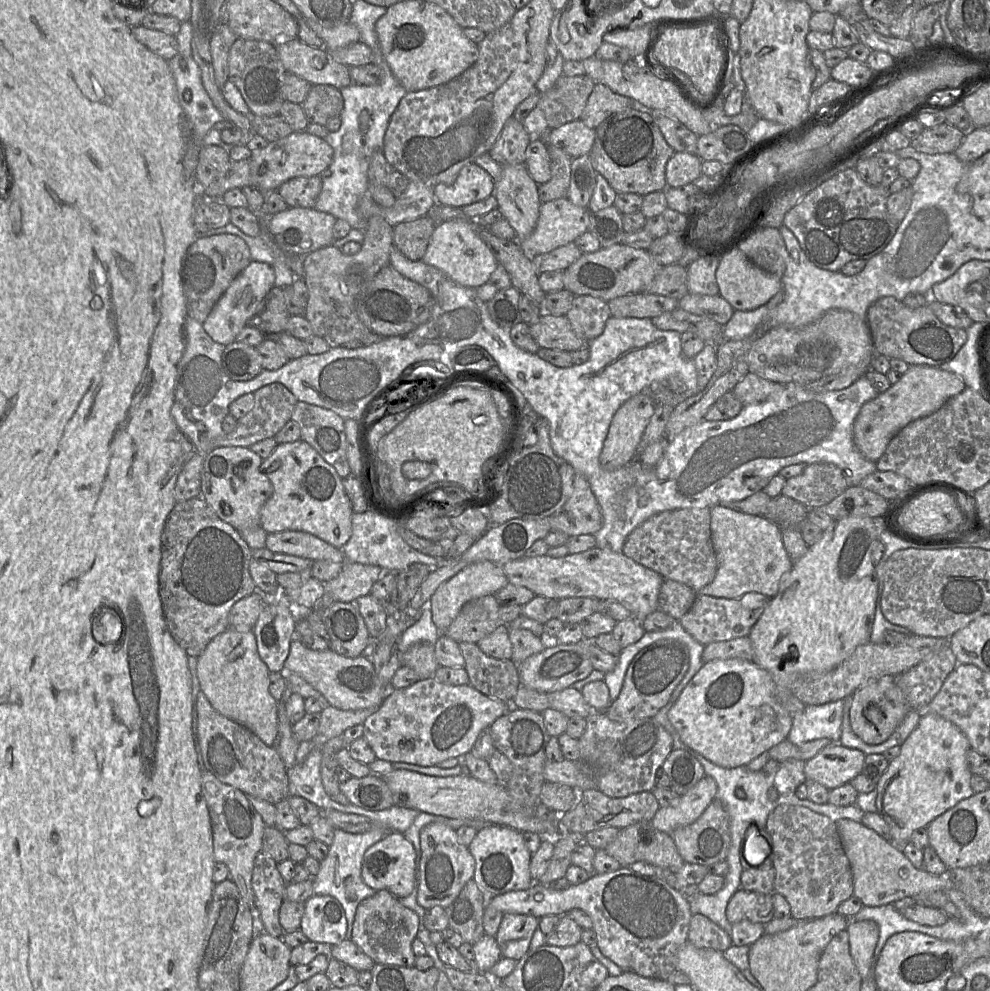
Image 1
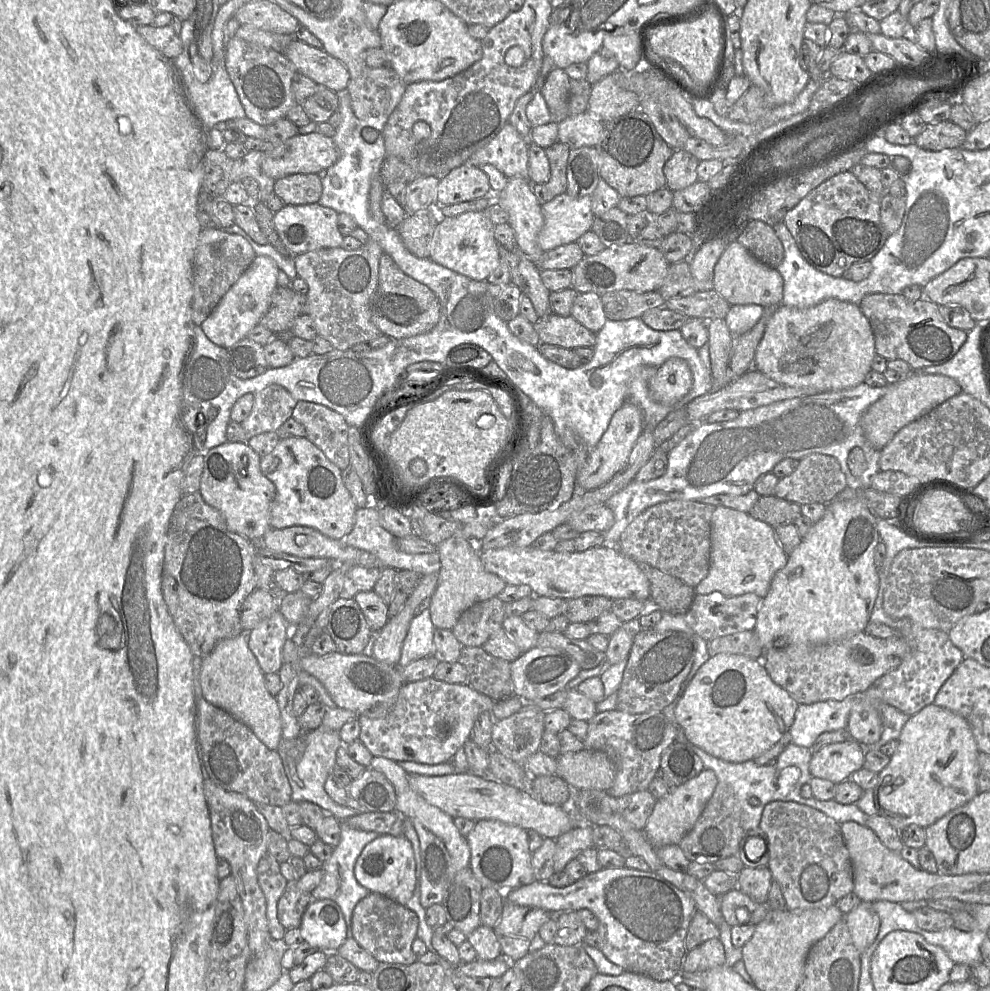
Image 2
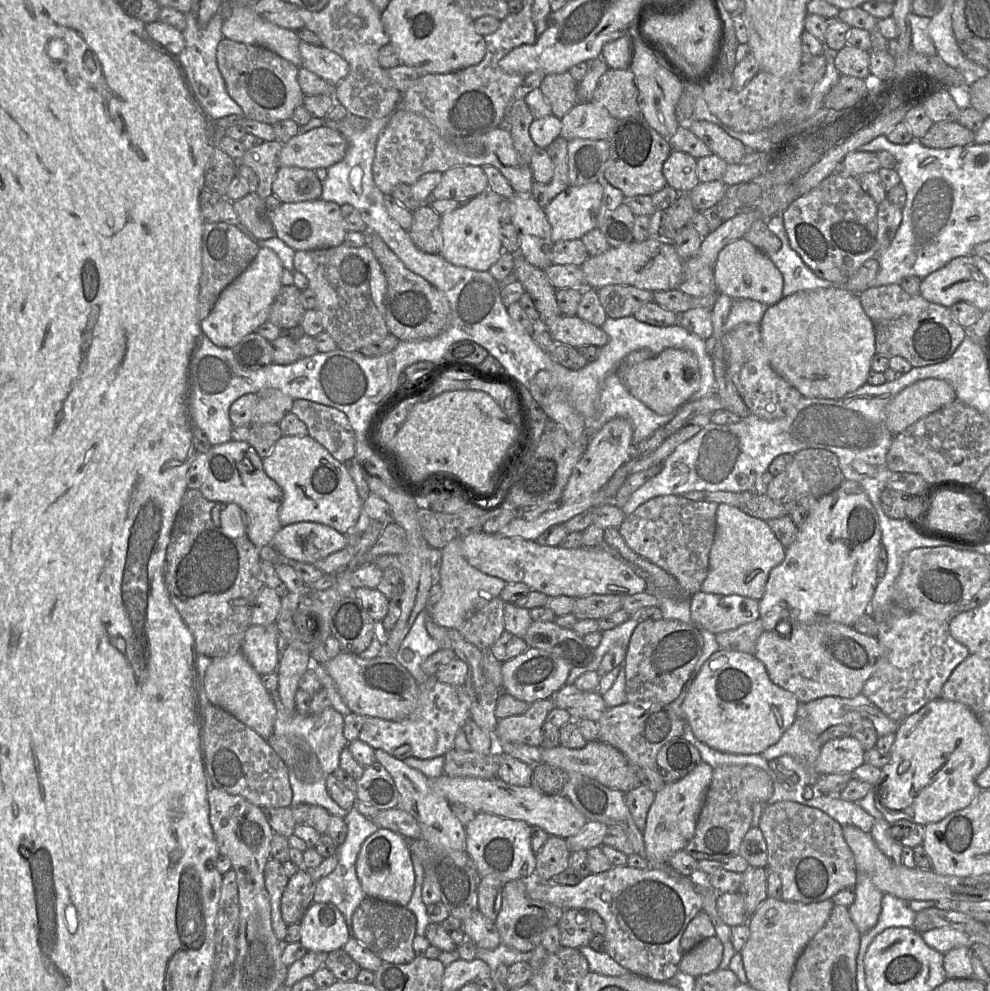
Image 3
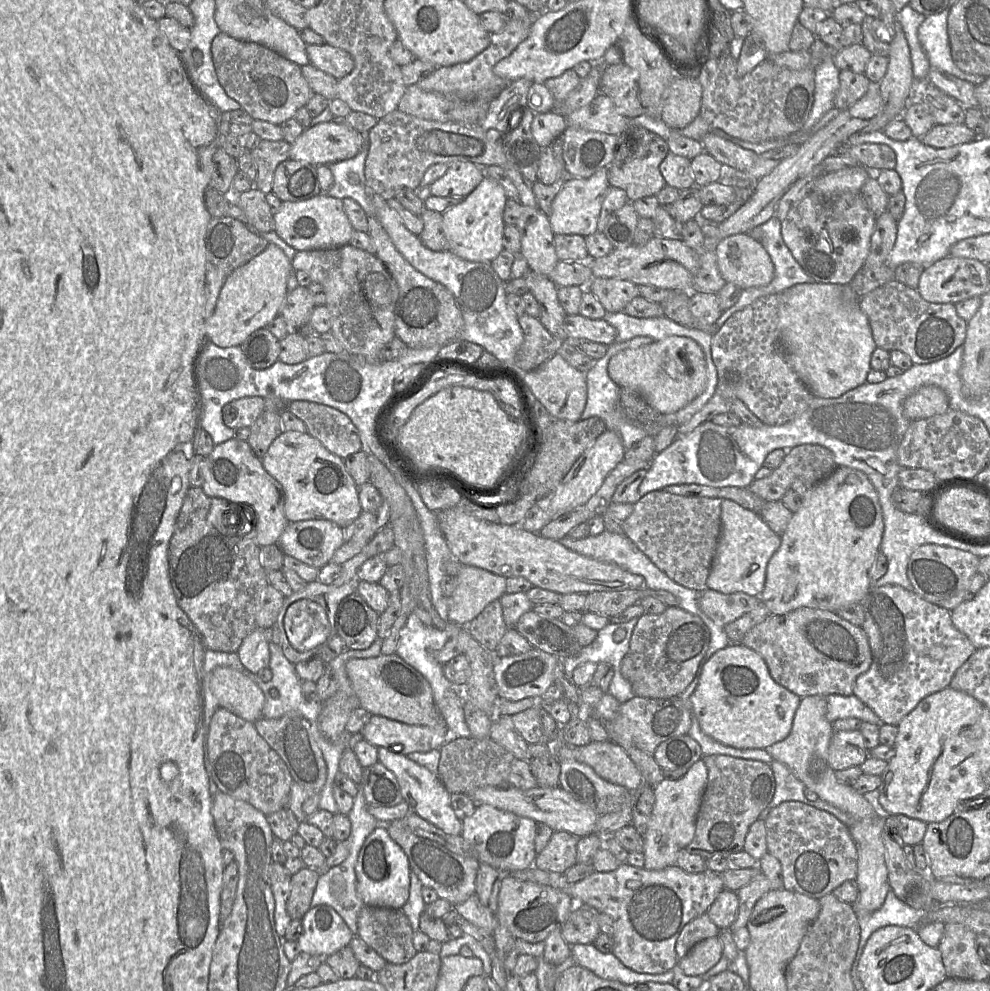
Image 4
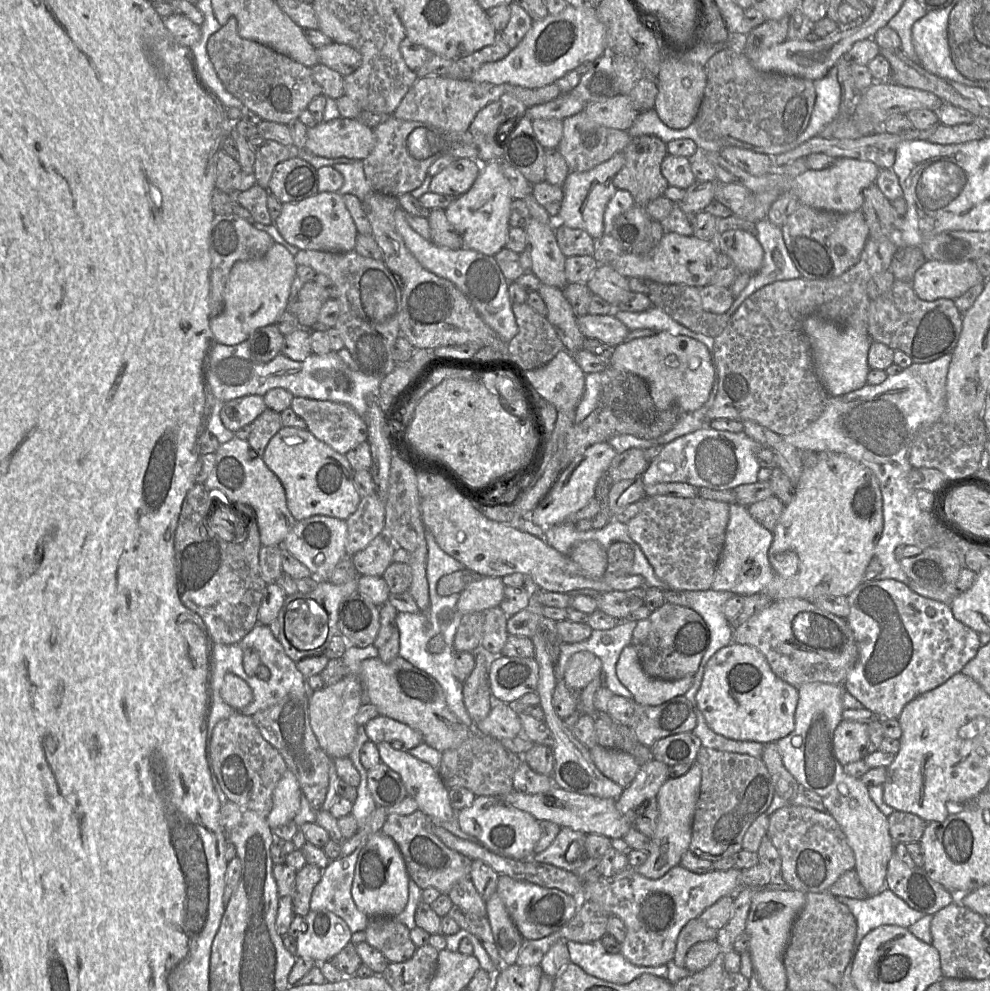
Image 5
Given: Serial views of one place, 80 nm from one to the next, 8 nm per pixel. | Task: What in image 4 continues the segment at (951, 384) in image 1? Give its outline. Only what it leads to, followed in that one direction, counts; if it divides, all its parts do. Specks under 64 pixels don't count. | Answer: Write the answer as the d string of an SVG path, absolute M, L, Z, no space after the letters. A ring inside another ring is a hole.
M936 385L919 388L903 403L903 414L910 422L944 414L948 410L948 396Z

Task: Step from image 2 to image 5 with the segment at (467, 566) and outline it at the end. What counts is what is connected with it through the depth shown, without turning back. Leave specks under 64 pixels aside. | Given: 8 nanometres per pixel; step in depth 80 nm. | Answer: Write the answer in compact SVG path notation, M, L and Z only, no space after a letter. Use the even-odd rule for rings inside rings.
M476 577L460 593L457 609L465 615L499 607L504 587L499 577Z

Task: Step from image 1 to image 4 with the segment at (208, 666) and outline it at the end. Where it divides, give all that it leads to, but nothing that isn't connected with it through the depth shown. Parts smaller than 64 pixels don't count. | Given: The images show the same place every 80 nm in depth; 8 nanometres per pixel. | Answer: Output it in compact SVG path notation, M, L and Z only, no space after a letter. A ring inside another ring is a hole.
M217 667L212 673L210 686L219 708L225 708L252 723L263 717L264 694L243 673L229 667Z

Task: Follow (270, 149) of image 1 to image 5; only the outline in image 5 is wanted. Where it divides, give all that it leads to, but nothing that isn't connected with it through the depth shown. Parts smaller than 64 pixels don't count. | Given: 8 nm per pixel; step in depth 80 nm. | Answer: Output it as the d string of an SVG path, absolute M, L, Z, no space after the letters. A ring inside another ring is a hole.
M339 117L308 128L303 149L325 158L364 160L374 145L372 128L357 119Z

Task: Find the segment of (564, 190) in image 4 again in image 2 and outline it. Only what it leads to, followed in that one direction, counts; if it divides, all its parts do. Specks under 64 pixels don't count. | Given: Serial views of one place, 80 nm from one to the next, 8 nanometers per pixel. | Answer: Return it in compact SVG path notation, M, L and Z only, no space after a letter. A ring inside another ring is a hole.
M568 193L555 196L541 205L544 226L538 243L544 252L558 246L576 242L591 230L595 218L591 209L591 196L573 197Z

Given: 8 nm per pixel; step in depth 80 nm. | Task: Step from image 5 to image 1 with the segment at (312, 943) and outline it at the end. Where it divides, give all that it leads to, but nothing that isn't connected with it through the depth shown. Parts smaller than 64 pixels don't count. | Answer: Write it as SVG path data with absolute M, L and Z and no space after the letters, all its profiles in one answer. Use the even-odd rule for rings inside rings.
M313 894L305 902L300 931L311 942L341 943L346 939L347 919L340 902L330 895Z

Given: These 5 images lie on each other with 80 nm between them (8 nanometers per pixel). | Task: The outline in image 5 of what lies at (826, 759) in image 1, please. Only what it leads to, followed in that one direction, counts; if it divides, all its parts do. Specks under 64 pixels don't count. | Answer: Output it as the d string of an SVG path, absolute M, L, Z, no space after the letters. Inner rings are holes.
M842 720L834 731L833 748L837 760L843 765L857 762L870 755L867 752L869 745L868 724L857 721Z

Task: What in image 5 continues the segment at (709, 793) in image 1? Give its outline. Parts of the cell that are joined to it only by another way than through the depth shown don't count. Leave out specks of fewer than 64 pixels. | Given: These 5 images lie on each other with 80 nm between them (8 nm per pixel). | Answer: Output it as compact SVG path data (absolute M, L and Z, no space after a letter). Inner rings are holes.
M695 762L687 773L677 778L669 778L659 789L656 795L659 810L656 828L651 836L646 862L633 867L637 873L650 879L657 879L680 864L681 857L689 849L691 841L693 817L700 794L701 776L701 768Z

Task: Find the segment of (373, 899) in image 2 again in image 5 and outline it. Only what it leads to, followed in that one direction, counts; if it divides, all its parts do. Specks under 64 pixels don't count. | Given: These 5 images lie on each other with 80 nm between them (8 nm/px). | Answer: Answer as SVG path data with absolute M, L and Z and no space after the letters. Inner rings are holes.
M395 917L370 918L364 931L365 942L382 953L389 963L405 962L416 951L410 930Z

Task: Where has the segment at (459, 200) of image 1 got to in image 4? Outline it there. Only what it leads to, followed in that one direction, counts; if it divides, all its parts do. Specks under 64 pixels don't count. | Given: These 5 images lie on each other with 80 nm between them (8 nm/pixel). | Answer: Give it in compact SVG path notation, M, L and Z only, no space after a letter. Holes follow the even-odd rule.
M458 161L450 164L446 173L428 187L427 195L466 197L484 177L483 169L477 164Z

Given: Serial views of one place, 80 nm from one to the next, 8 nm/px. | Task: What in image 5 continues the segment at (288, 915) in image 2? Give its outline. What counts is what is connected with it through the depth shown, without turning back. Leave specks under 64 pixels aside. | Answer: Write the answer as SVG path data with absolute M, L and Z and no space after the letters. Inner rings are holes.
M306 863L296 873L293 896L295 915L306 916L310 912L310 900L314 887L322 877L323 869L314 864Z

